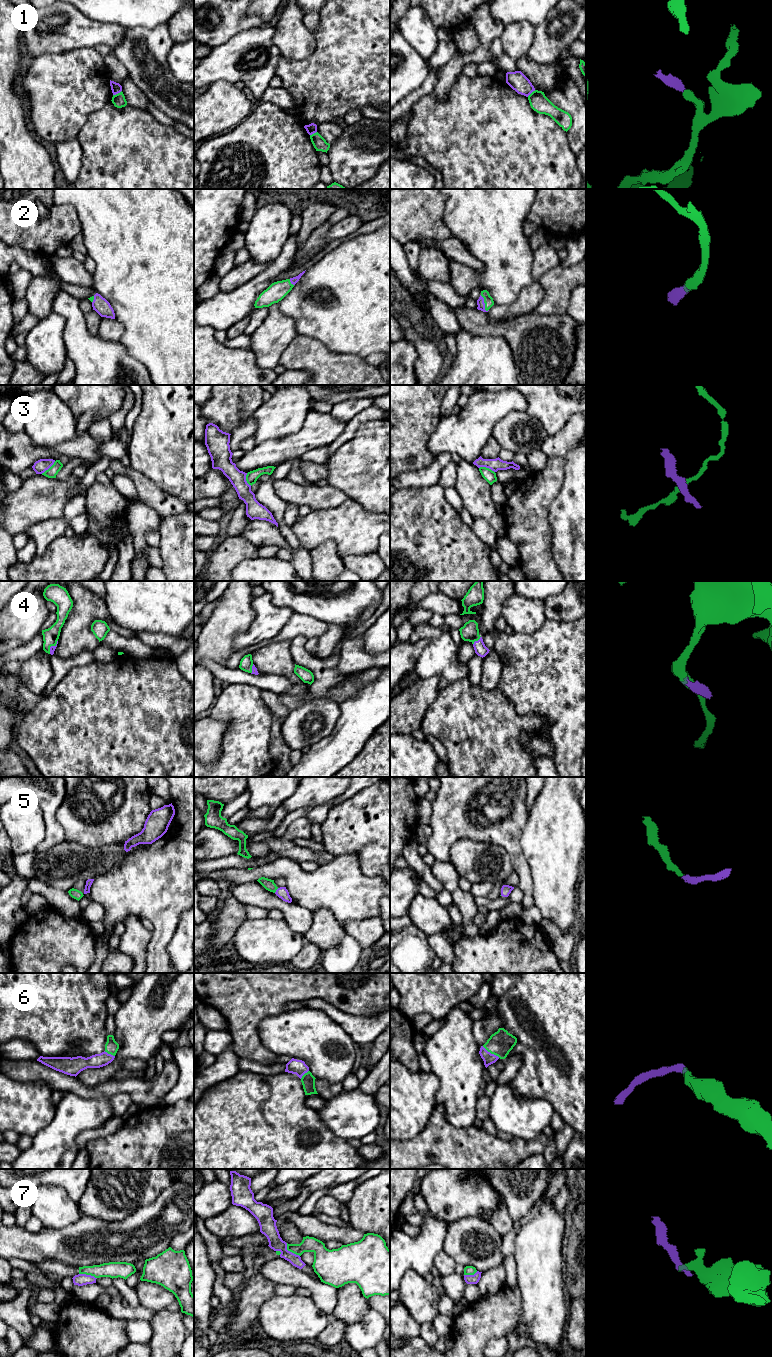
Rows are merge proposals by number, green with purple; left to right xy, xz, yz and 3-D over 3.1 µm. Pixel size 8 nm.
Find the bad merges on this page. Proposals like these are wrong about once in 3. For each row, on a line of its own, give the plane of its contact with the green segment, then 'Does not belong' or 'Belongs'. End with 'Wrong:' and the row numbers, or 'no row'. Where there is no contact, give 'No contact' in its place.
1: Touches green in xy. Does not belong
2: Touches green in yz. Belongs
3: Touches green in yz. Does not belong
4: Touches green in yz. Belongs
5: Touches green in xz. Belongs
6: Touches green in yz. Belongs
7: Touches green in xz. Does not belong
Wrong: 1, 3, 7

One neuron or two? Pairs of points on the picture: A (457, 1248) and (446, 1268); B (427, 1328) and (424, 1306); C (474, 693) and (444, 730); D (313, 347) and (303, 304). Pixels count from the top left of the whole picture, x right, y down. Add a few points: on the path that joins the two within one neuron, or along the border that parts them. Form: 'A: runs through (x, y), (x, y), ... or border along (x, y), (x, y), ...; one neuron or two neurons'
A: border along (442, 1250), (457, 1263); two neurons
B: border along (431, 1323), (420, 1324); two neurons
C: runs through (472, 702), (453, 721); one neuron
D: border along (297, 333), (316, 338), (331, 350); two neurons

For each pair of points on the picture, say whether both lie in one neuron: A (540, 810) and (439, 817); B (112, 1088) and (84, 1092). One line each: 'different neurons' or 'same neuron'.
A: different neurons
B: same neuron

